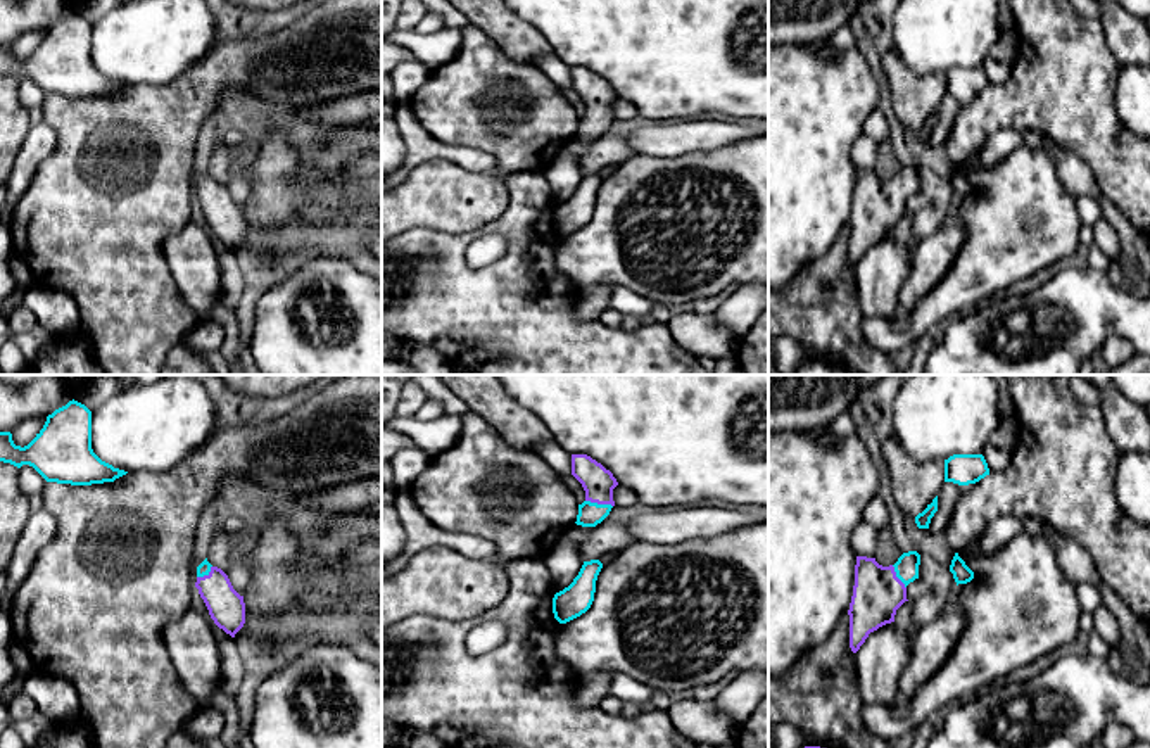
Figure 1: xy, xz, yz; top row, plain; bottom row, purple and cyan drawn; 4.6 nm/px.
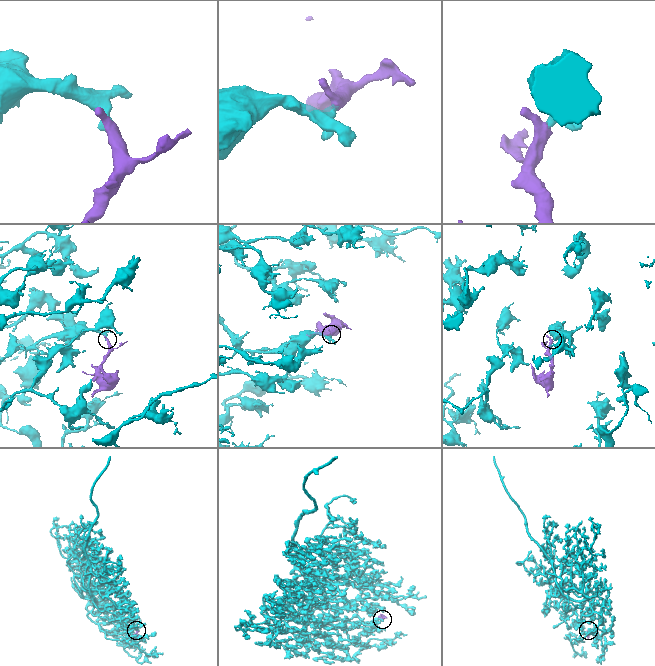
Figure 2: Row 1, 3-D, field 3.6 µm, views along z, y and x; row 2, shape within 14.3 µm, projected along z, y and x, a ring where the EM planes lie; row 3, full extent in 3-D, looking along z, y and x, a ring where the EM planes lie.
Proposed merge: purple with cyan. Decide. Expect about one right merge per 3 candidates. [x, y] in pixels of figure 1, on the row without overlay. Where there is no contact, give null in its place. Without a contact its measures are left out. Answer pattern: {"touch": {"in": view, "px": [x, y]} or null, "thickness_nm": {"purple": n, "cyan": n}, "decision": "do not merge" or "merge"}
{"touch": {"in": "xz", "px": [600, 116]}, "thickness_nm": {"purple": 150, "cyan": 110}, "decision": "merge"}

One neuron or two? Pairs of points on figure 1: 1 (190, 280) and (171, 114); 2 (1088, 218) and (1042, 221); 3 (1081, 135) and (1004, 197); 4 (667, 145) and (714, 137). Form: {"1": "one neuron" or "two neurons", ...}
{"1": "two neurons", "2": "two neurons", "3": "two neurons", "4": "one neuron"}

